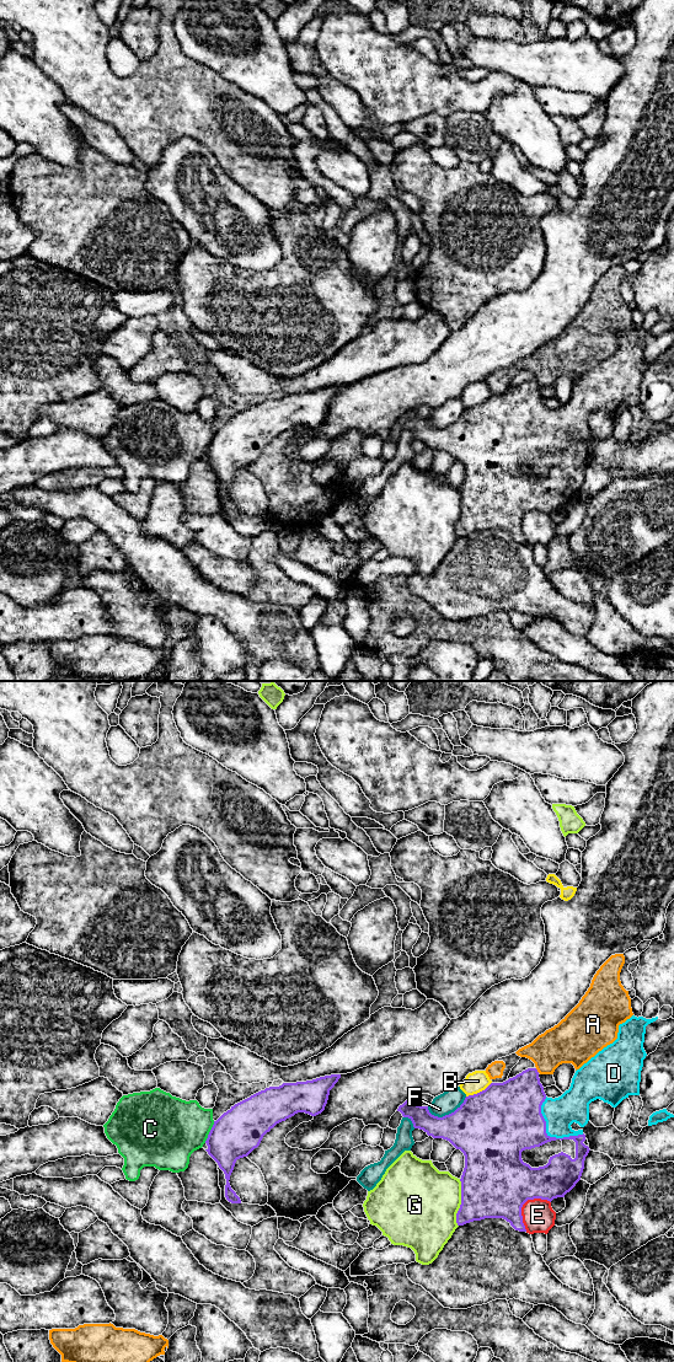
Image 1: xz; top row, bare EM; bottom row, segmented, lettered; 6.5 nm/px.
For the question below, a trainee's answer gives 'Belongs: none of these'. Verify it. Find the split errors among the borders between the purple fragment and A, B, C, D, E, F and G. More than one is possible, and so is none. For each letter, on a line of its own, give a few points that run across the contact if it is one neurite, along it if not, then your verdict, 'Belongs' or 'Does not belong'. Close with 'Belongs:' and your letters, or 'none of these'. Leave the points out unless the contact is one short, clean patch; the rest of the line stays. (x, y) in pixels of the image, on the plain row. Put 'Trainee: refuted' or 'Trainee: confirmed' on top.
Trainee: refuted
A: Does not belong
B: Does not belong
C: Does not belong
D: Belongs
E: Does not belong
F: Does not belong
G: Does not belong
Belongs: D

